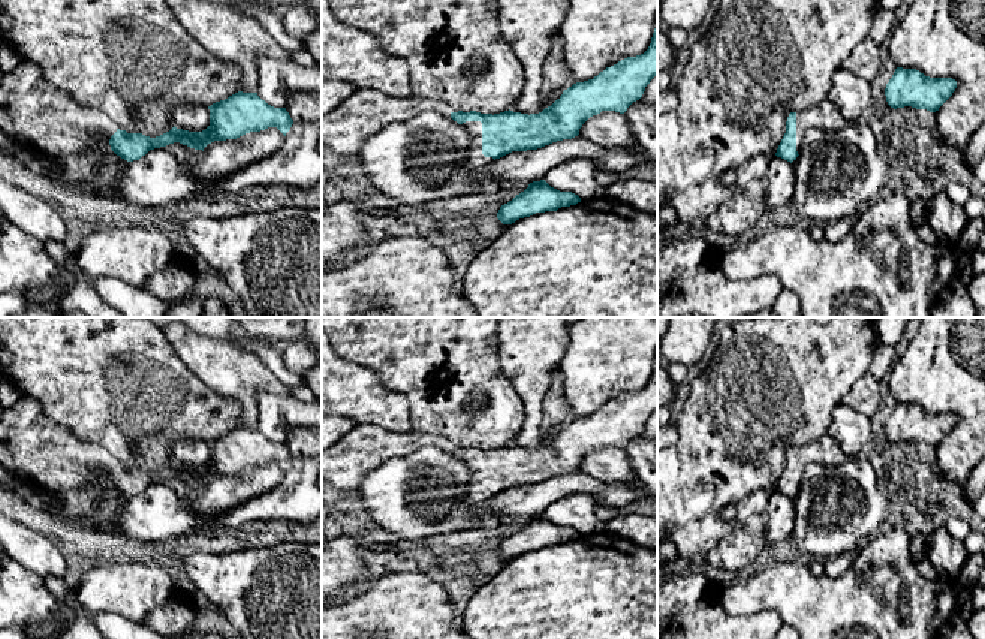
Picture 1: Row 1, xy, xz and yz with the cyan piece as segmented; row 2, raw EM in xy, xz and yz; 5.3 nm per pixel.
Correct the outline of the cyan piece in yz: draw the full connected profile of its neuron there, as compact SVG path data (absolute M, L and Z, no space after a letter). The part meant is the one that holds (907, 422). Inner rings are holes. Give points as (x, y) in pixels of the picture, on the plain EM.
M897 403L886 419L885 431L894 444L912 441L936 447L955 424L957 416L952 413L930 413L916 404Z

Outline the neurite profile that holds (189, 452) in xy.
M180 440L171 449L177 464L202 467L210 461L210 444L204 440Z

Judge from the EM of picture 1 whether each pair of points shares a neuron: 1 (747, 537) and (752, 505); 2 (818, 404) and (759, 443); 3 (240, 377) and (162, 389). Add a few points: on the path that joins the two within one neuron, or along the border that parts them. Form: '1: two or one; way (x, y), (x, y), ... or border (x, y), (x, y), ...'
1: two; border (752, 523), (737, 527), (719, 543)
2: one; way (803, 404), (798, 404), (774, 428)
3: two; border (180, 358), (208, 386), (234, 401)

